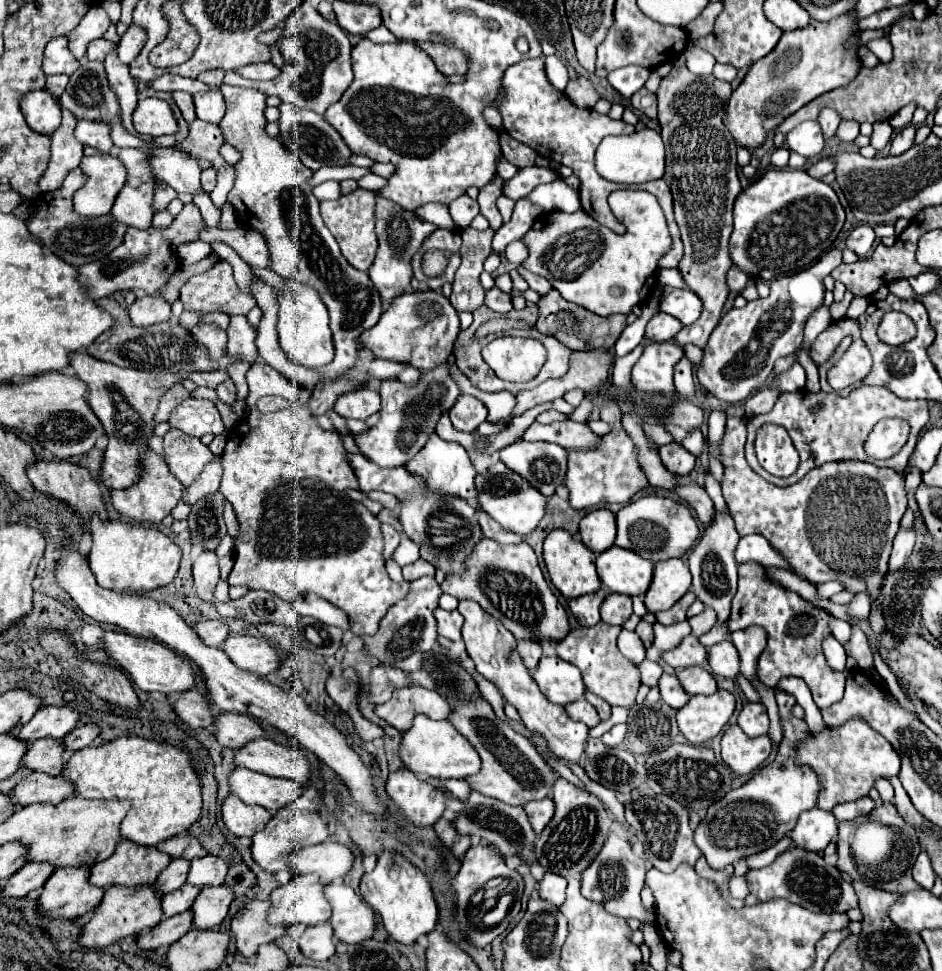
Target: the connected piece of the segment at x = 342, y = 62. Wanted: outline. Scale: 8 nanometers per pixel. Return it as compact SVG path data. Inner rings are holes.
M302 3L286 21L286 31L290 33L280 41L280 49L284 55L286 65L282 67L282 73L272 81L252 81L246 77L240 77L238 71L226 71L224 83L230 85L242 85L242 87L254 87L266 95L278 95L284 103L290 103L300 109L312 109L314 113L324 115L324 111L334 105L342 93L352 83L352 65L350 65L350 41L336 23L326 21L310 3ZM296 13L302 15L302 29L296 33Z

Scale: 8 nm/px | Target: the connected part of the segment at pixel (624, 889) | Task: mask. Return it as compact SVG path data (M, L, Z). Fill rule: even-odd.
M610 833L608 841L604 843L604 849L600 849L600 857L592 861L592 865L582 873L582 895L590 901L602 903L608 913L614 913L618 917L646 919L646 915L650 915L652 911L648 911L640 901L644 875L644 863L632 853L628 841L618 837L616 833Z

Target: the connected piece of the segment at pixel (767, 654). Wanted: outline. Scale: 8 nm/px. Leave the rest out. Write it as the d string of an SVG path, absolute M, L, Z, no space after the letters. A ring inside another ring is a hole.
M742 563L738 567L738 587L732 600L731 613L728 617L728 629L731 632L743 630L750 625L762 627L768 635L766 651L758 659L758 677L766 687L776 689L780 679L794 675L802 677L812 691L814 703L824 709L842 699L846 675L832 669L826 663L822 641L832 635L830 621L834 617L824 609L816 609L812 603L804 601L798 593L772 583L768 571L760 563Z

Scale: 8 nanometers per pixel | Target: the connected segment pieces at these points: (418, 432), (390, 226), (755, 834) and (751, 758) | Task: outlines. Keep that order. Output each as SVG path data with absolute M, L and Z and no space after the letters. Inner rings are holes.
M446 361L444 365L438 365L436 369L424 373L414 385L404 385L398 379L380 381L380 421L378 425L354 435L354 441L366 459L374 461L380 467L400 467L406 465L426 445L428 437L434 435L442 413L448 411L460 395L458 383L452 379L448 365L450 363Z
M376 193L376 235L378 235L378 255L370 267L370 279L382 297L382 309L388 309L390 301L410 287L412 281L412 257L420 251L422 243L436 231L436 225L416 217L412 211L402 209L400 205L386 201Z
M776 689L776 701L784 727L784 739L780 743L778 757L770 765L762 767L748 783L730 791L722 799L722 803L714 803L694 831L694 843L712 869L722 869L734 861L740 861L742 857L772 847L778 839L794 829L802 811L808 811L816 805L816 797L820 791L816 773L812 769L798 769L794 765L796 741L810 733L808 725L802 719L790 715L792 705L796 703L790 693Z
M730 725L722 735L722 761L738 775L756 771L770 751L768 735L748 737L738 725Z

